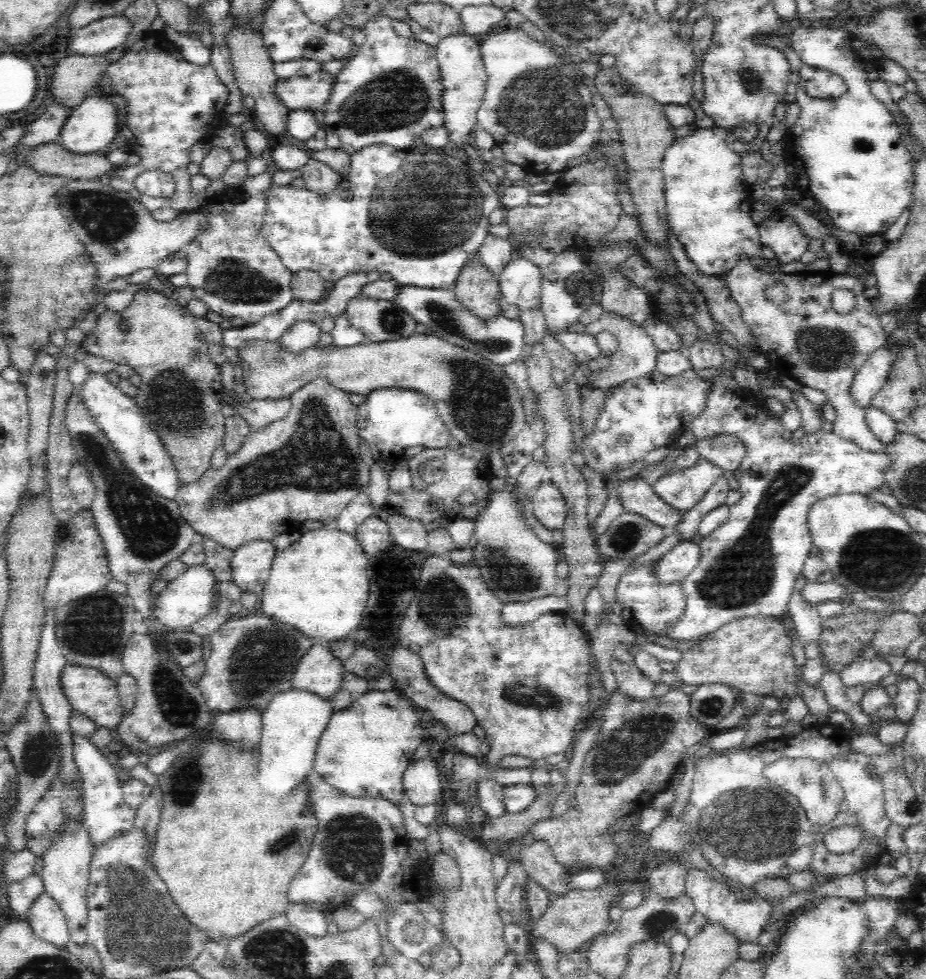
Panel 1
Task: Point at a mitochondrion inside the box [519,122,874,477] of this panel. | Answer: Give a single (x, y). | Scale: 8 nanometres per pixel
(825, 349)

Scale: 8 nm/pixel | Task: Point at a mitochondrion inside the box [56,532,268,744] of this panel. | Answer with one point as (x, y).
(94, 627)

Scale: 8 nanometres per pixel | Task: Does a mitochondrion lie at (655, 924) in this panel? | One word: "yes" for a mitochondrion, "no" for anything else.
yes

